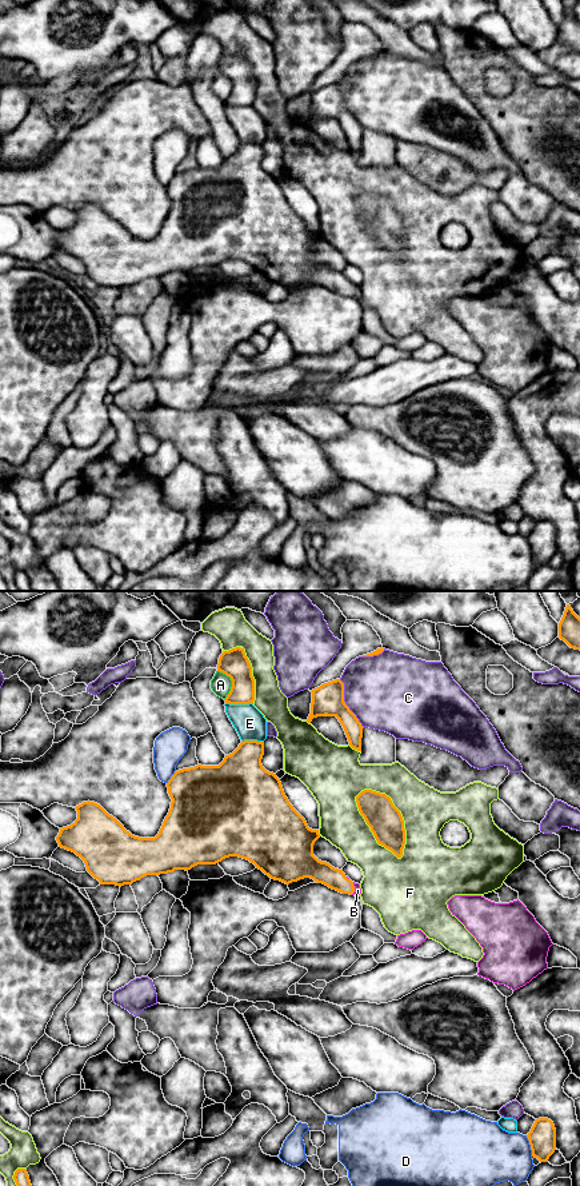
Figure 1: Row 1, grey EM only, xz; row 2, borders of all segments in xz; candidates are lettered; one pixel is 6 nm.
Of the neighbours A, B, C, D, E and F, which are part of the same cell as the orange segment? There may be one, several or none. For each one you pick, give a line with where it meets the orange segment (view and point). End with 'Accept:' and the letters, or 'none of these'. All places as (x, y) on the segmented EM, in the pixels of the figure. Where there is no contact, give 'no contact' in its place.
B: contact xz (354, 889)
Accept: B

